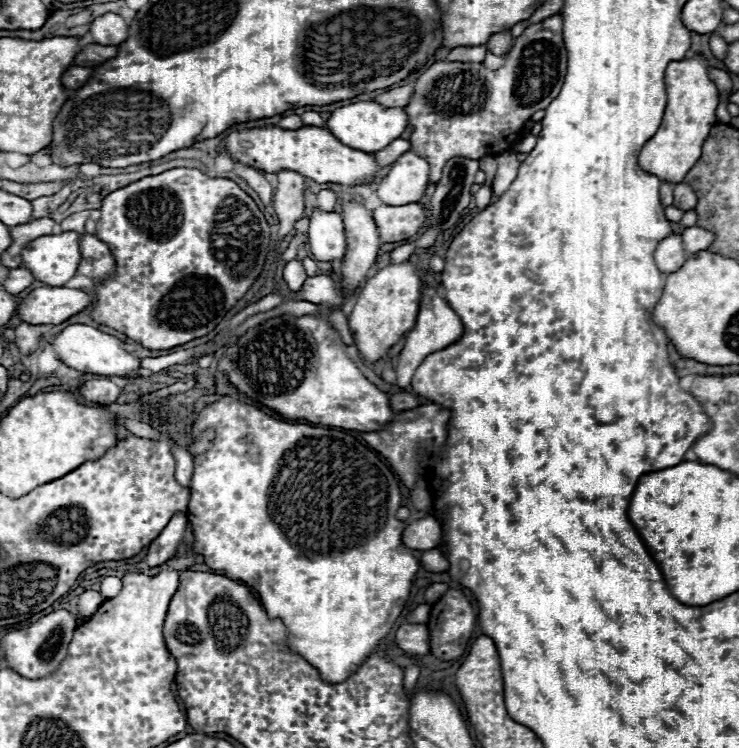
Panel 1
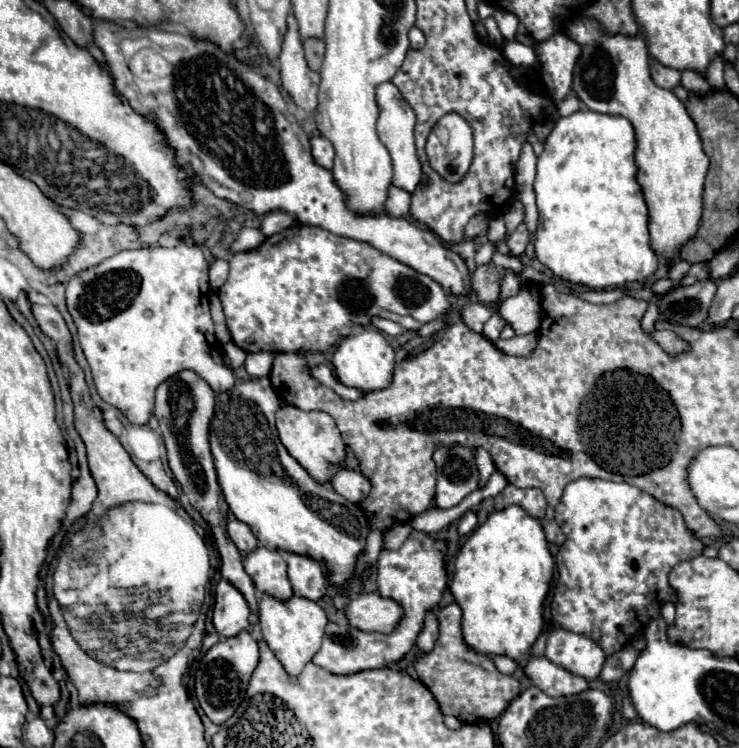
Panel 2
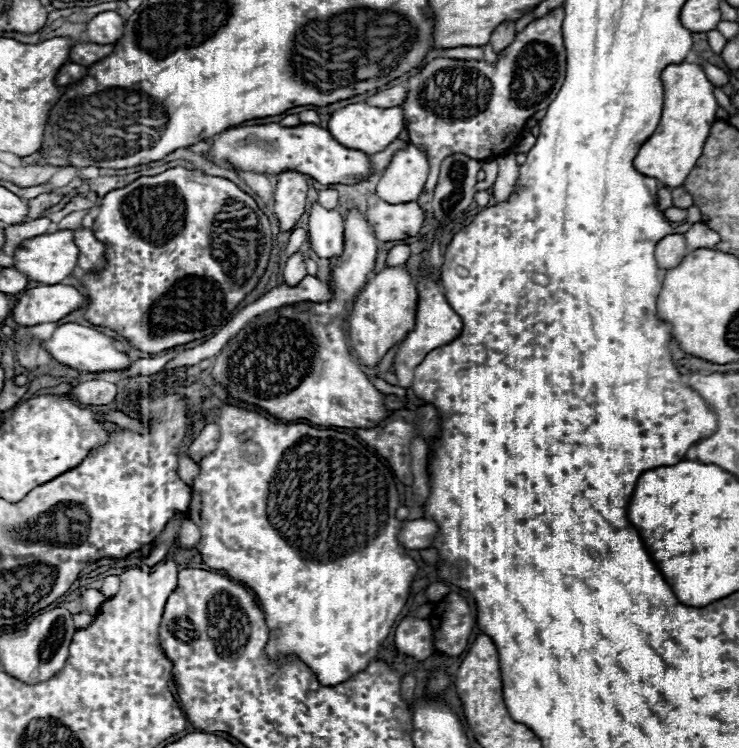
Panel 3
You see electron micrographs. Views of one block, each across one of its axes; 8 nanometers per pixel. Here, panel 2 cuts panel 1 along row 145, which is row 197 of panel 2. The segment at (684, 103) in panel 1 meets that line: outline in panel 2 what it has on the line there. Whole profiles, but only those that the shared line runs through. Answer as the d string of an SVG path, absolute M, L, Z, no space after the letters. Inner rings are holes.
M590 18L568 20L564 32L582 46L582 56L574 68L578 98L594 112L628 118L636 130L638 182L650 212L650 244L670 264L680 256L680 244L696 236L702 220L702 194L710 160L702 150L696 124L672 90L654 84L644 38L608 36Z

